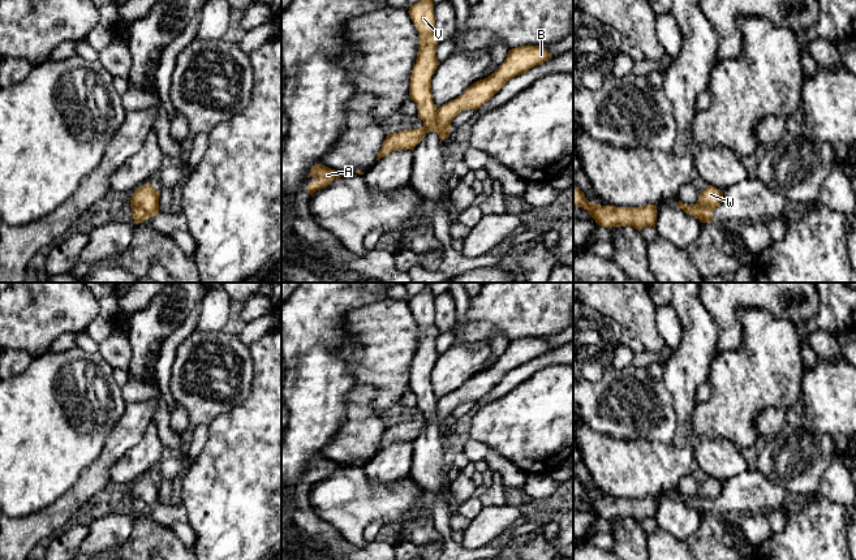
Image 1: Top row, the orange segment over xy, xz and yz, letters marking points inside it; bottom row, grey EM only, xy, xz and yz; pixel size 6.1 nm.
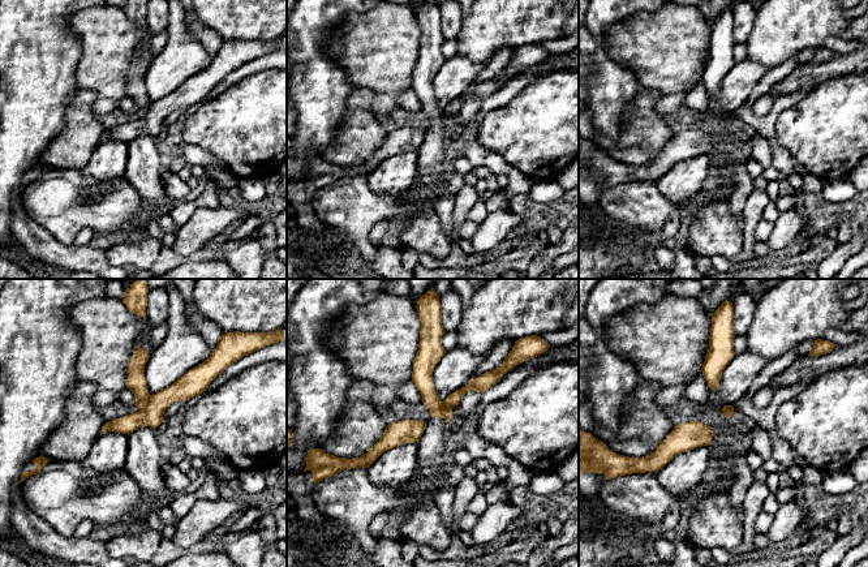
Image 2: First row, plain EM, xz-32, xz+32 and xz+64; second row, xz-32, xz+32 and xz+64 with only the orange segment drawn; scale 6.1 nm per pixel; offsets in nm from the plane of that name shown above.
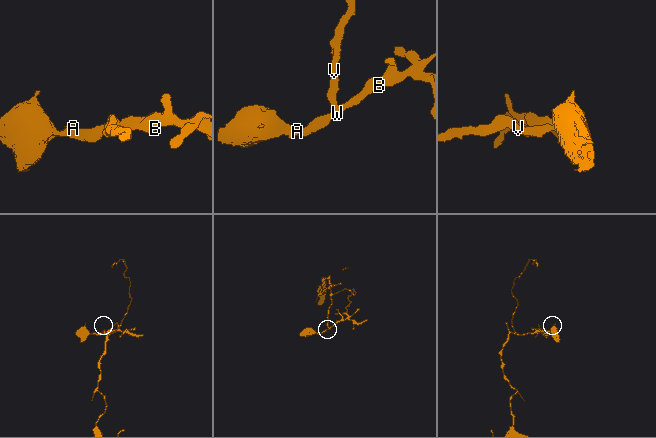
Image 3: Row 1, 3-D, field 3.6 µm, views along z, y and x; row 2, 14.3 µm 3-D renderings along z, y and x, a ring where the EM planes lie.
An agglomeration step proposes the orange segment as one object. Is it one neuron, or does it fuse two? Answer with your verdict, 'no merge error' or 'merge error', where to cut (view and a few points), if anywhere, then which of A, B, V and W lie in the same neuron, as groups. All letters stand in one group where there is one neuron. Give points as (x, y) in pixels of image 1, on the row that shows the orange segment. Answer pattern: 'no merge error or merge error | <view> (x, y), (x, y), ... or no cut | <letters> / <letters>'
merge error | xz (437, 108), (434, 124), (430, 128), (424, 126) | A B W / V

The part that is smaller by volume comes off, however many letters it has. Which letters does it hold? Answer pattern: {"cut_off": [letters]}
{"cut_off": ["A", "B", "W"]}

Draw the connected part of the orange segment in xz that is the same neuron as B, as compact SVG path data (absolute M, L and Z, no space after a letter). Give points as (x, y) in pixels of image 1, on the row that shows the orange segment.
M524 46L512 48L504 63L487 78L479 79L469 86L456 99L436 108L434 126L430 129L422 126L418 129L401 130L399 133L387 134L377 160L387 156L396 150L414 150L429 132L435 132L444 141L451 130L452 120L463 109L478 109L489 102L508 81L520 76L529 69L543 64L552 56L543 46Z

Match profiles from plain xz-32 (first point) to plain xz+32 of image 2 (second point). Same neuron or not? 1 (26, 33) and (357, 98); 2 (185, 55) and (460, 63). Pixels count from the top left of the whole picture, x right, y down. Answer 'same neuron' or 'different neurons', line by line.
1: different neurons
2: same neuron

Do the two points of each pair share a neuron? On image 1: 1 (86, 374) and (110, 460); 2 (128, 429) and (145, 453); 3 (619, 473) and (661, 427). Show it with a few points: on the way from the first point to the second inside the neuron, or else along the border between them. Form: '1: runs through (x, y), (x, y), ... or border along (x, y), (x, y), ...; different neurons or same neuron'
1: border along (121, 416), (108, 434), (99, 455), (86, 466); different neurons
2: border along (153, 421), (143, 436), (116, 462); different neurons
3: border along (619, 438), (671, 443); different neurons

